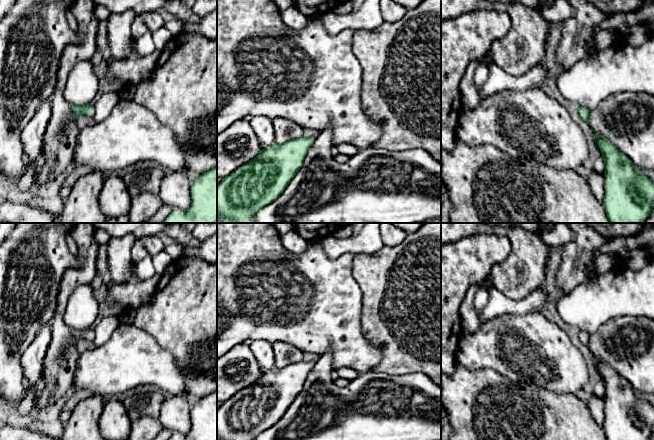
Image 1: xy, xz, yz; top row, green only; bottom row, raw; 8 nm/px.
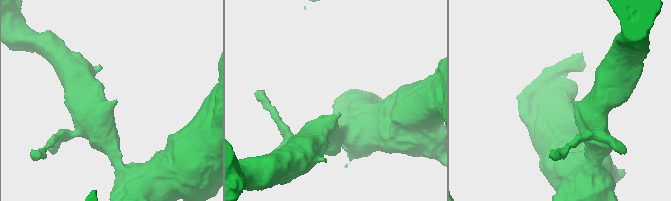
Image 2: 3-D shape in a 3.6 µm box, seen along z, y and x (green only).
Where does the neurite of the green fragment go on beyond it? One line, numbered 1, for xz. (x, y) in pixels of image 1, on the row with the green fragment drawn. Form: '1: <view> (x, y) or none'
1: none

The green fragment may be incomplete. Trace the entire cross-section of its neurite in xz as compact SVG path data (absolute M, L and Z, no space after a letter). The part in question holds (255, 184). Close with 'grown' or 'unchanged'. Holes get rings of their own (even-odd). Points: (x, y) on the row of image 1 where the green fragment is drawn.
M299 137L264 148L254 159L222 179L217 186L217 213L225 223L254 223L254 214L276 200L300 170L312 138Z; unchanged

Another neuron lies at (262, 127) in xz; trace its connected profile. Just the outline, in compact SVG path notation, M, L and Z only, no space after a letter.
M253 116L249 123L254 134L264 148L275 144L274 130L271 119L265 116Z

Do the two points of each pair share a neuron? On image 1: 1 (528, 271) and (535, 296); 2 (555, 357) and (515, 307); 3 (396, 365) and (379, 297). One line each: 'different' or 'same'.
1: different
2: different
3: same

